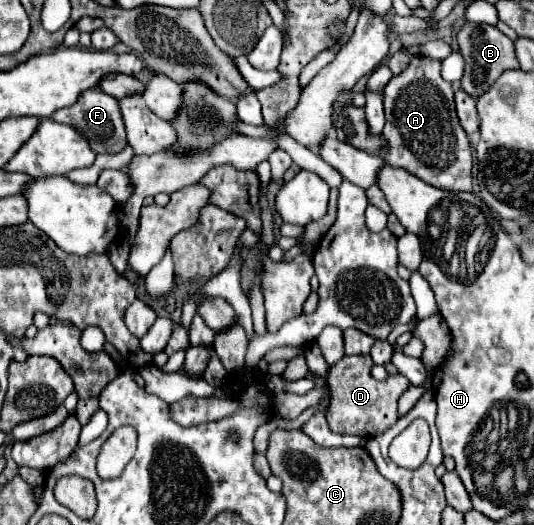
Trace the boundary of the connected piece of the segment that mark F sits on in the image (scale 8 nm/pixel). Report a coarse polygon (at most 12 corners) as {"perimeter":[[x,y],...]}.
{"perimeter":[[99,87],[53,113],[95,153],[127,145],[119,101]]}

